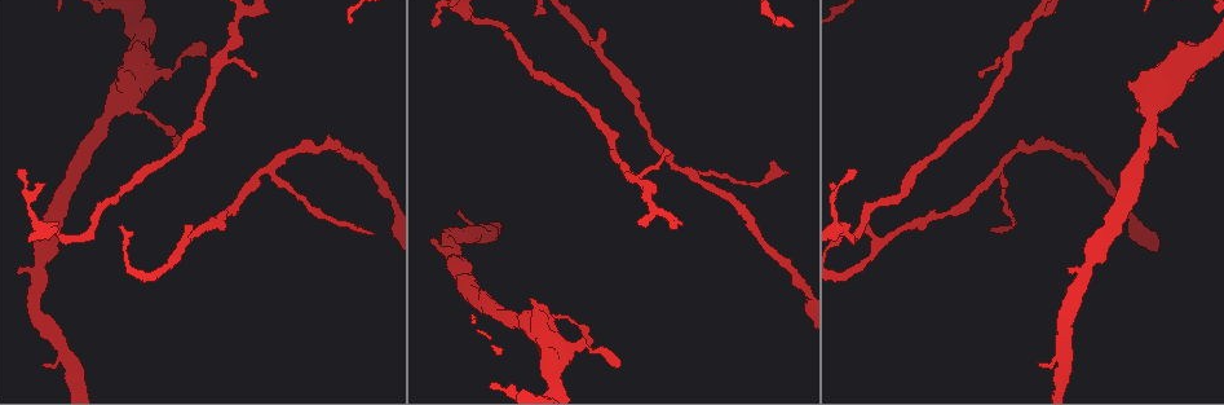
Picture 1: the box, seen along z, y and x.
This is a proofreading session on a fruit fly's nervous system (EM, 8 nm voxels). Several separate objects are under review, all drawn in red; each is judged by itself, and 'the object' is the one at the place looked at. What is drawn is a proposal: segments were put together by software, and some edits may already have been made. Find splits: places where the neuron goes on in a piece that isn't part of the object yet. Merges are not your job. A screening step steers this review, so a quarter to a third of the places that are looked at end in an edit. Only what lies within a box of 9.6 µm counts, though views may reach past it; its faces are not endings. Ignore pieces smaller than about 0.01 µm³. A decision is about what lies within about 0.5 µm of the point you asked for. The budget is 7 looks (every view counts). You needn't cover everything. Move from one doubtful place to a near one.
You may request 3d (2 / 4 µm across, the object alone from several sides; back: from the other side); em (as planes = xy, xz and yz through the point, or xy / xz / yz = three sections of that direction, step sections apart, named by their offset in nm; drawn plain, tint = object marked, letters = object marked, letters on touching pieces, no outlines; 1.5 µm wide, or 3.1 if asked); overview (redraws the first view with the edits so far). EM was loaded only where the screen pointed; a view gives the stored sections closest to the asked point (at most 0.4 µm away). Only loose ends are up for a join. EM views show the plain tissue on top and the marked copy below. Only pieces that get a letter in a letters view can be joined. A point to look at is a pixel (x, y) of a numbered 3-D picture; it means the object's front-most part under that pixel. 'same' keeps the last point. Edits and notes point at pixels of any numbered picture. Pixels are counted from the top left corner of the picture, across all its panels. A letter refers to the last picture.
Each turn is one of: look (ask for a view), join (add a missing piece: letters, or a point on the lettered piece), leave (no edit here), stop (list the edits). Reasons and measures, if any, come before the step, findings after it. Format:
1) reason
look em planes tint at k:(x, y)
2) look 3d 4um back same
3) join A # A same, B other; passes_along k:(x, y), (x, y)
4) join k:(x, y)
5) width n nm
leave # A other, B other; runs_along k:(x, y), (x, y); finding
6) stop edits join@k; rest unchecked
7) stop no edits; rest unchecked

look em planes tint at 1:(187, 227)

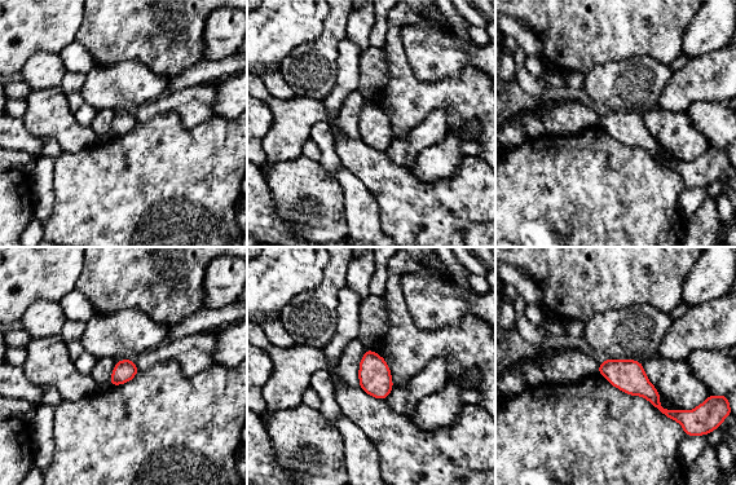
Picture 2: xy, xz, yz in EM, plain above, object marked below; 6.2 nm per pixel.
see the neighbours
look em planes letters same

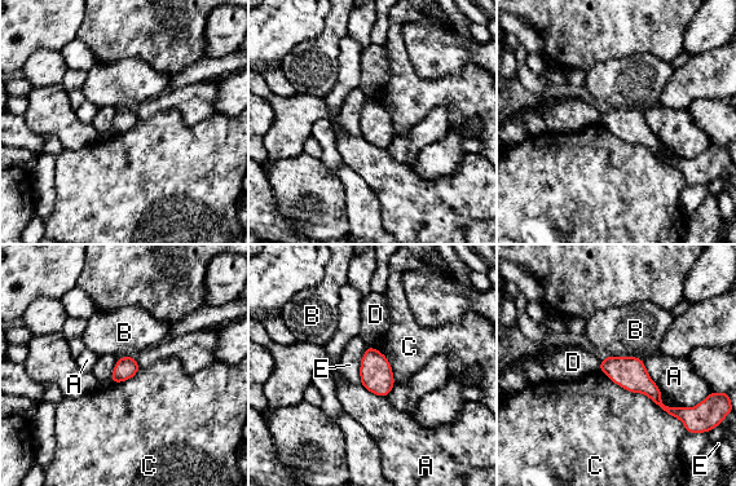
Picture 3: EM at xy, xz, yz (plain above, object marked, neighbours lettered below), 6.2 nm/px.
width 140 nm
leave # A other, B other, C other, D other, E other; no lettered piece goes on from it

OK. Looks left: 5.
long arm stops here
look em planes tint at 1:(788, 172)

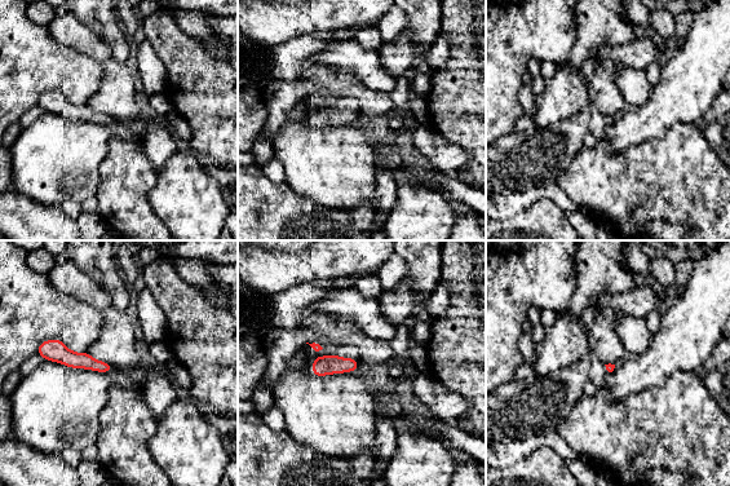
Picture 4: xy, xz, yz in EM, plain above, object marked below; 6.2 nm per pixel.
see the neighbours
look em planes letters same

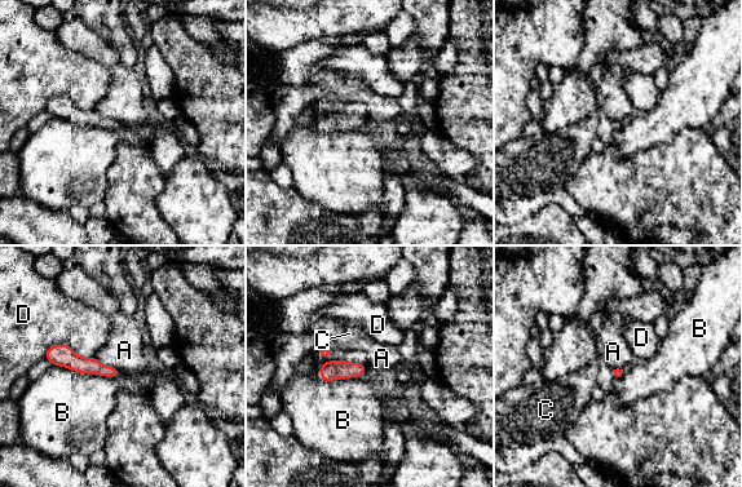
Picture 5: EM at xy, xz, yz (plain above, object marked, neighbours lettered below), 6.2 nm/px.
leave # A other, B other, C other, D other; runs_along 5:(49, 353), (114, 372); no lettered piece goes on from it

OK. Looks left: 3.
look em xz step 8 letters at 1:(854, 168)

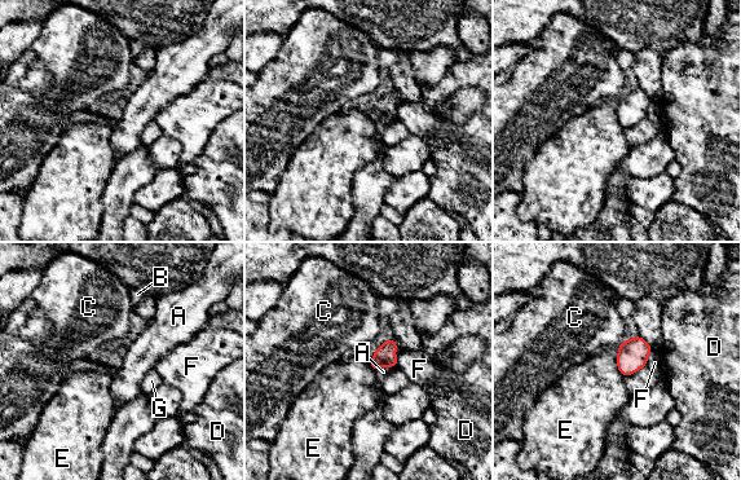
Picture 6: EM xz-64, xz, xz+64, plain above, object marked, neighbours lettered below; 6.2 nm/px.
leave # A other, B other, C other, D other, E other, F other, G other; border 6:(614, 357), (617, 369), (623, 377); none of them fits

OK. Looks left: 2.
stop no edits; rest unchecked

